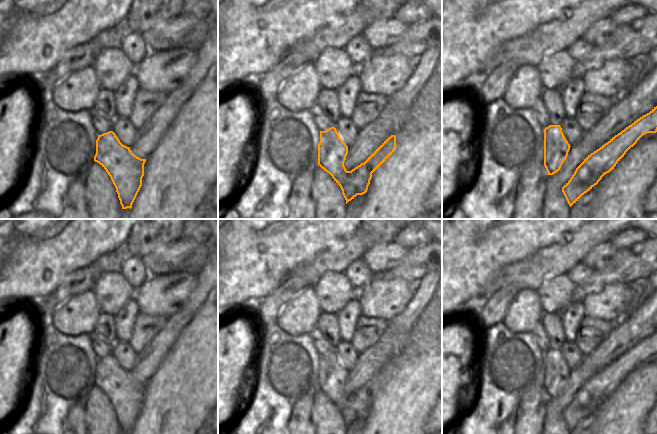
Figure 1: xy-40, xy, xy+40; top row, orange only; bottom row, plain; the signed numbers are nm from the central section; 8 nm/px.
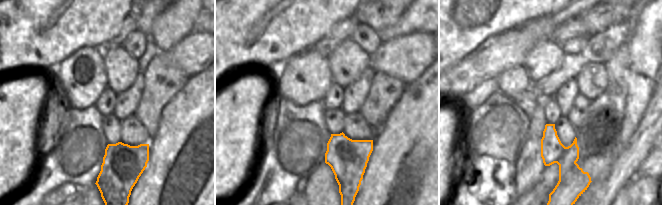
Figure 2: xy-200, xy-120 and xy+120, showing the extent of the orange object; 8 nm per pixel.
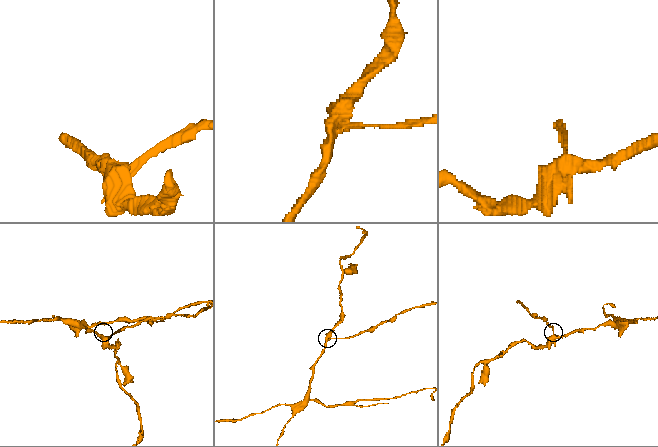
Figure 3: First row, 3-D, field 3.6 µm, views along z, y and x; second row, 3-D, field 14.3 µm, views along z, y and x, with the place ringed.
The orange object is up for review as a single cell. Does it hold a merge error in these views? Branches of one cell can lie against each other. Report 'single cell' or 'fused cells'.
fused cells

